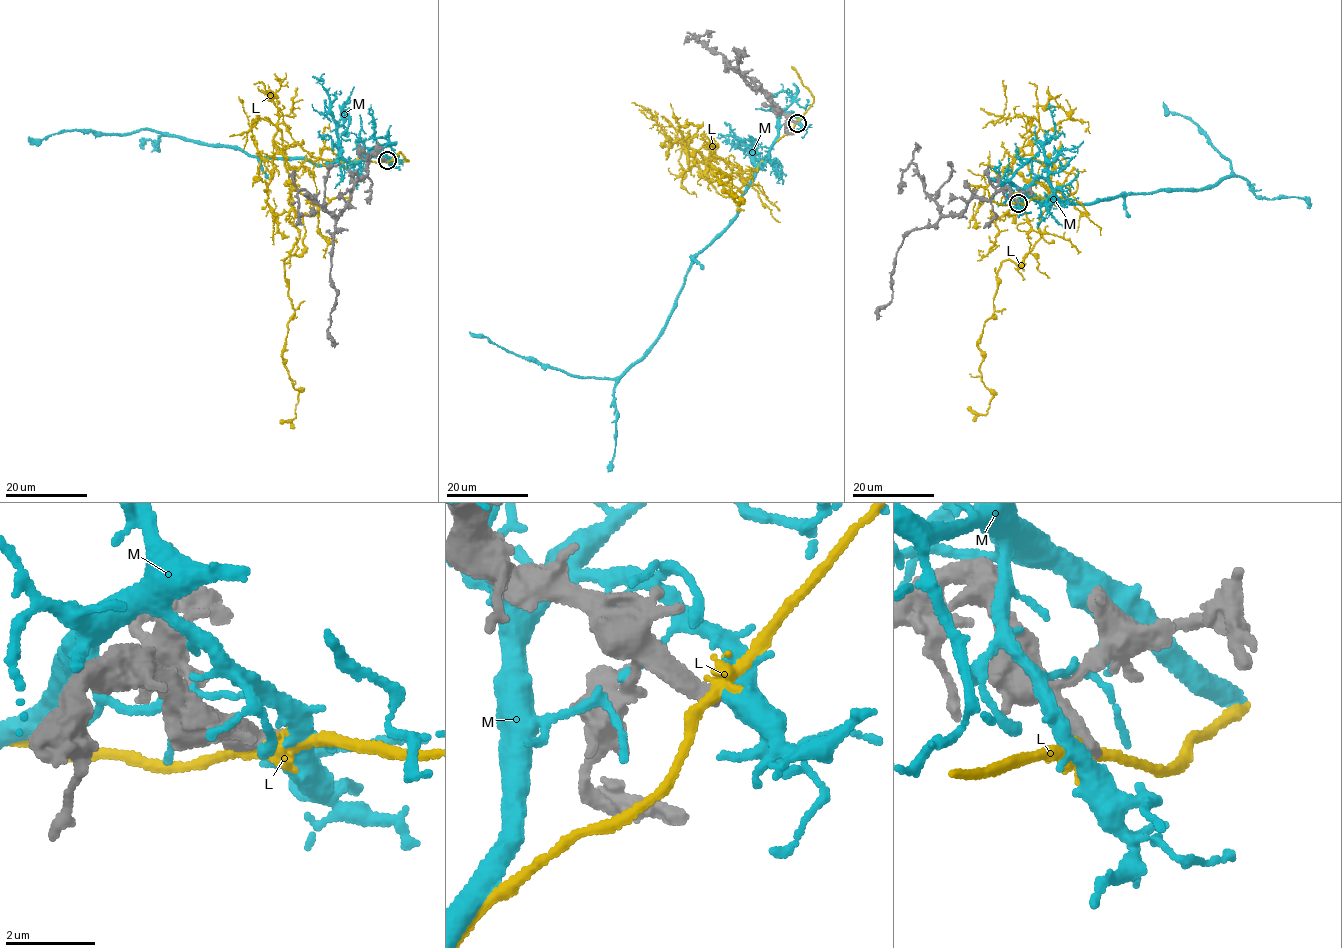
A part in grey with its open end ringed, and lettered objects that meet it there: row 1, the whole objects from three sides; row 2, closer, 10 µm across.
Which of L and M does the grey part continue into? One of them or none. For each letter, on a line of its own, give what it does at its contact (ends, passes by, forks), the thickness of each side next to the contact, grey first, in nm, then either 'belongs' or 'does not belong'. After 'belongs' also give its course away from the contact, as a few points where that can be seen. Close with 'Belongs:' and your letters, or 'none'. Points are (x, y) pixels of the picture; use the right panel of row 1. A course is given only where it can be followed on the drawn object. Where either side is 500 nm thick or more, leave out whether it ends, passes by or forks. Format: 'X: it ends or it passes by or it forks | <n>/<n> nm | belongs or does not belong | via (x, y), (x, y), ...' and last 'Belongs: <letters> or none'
L: it passes by | 480/280 nm | does not belong
M: it forks | 440/360 nm | does not belong
Belongs: none

